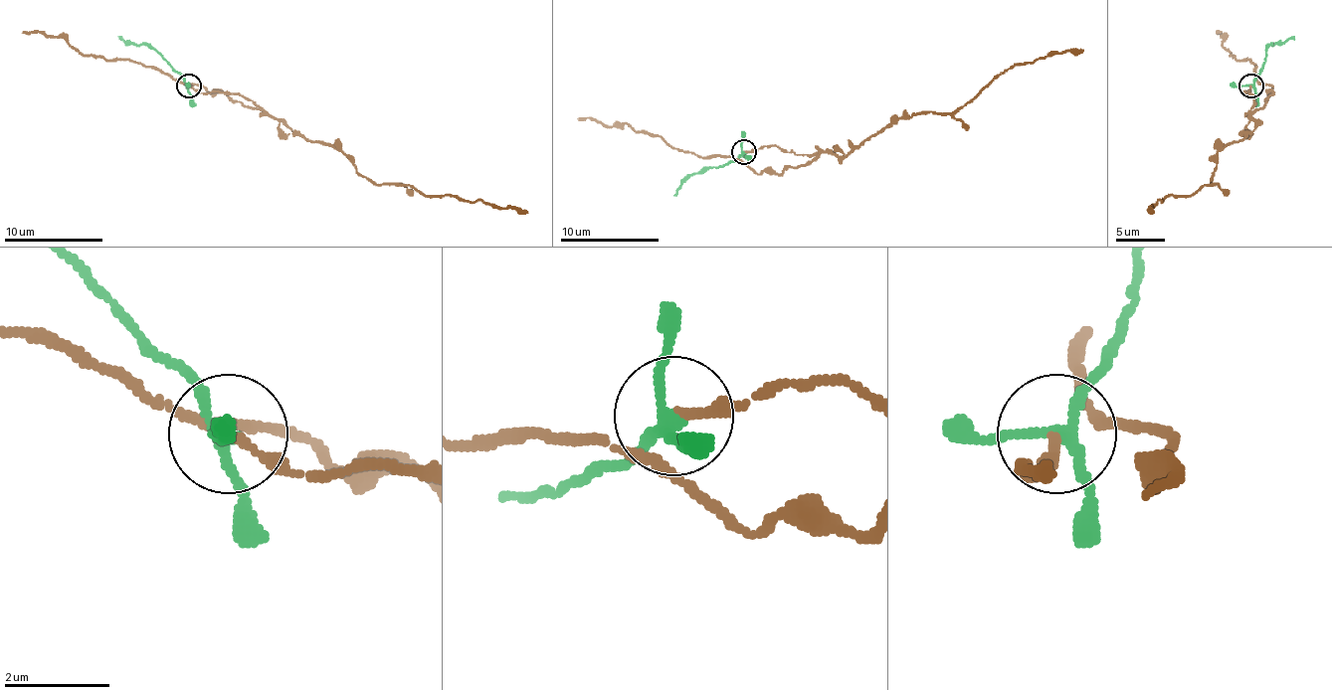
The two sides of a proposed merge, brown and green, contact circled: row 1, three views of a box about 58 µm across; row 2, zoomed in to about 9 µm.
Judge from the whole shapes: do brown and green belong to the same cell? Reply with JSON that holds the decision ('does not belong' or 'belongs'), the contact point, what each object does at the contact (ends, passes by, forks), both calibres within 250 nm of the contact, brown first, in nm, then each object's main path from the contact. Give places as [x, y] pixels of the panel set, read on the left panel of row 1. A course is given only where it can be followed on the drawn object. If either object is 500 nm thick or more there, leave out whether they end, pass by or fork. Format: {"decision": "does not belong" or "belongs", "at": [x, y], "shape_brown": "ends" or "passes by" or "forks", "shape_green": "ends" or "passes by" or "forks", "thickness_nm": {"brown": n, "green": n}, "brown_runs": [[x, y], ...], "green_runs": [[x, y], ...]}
{"decision": "belongs", "at": [188, 86], "shape_brown": "forks", "shape_green": "forks", "thickness_nm": {"brown": 100, "green": 190}, "brown_runs": [[189, 85], [248, 97], [273, 117], [344, 154], [359, 174], [376, 183], [401, 183], [426, 196], [527, 213]], "green_runs": [[189, 85], [152, 48], [137, 46], [117, 36]]}

